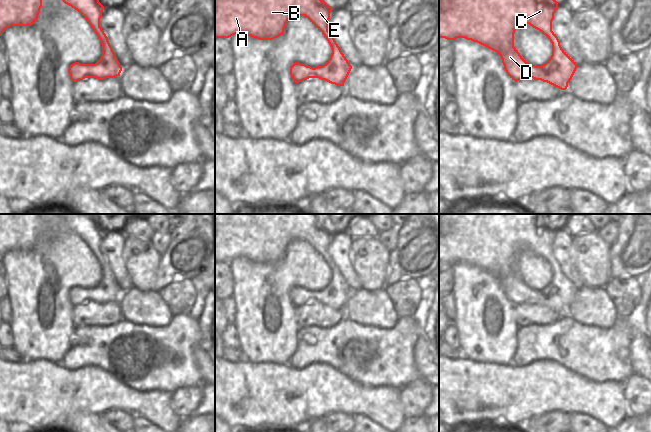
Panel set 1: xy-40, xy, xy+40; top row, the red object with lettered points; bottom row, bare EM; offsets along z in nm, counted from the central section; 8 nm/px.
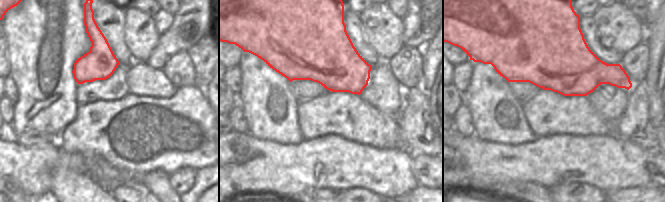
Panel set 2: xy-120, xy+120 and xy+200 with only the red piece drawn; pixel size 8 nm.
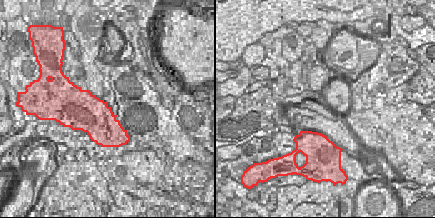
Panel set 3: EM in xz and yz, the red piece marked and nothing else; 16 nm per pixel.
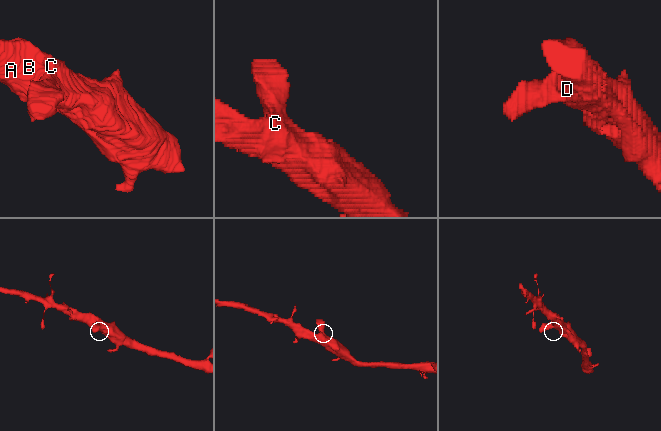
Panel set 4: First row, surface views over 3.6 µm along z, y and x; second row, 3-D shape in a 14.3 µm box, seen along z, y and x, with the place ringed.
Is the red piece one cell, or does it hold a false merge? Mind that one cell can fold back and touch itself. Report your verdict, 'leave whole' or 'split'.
leave whole

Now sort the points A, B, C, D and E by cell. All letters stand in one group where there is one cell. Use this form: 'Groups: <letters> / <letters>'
Groups: A B C D E

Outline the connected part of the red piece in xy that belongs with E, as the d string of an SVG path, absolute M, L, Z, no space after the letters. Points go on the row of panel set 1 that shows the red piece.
M215 0L215 38L245 34L259 40L273 40L284 33L286 23L293 16L305 16L324 35L332 53L323 66L315 68L295 62L290 67L292 79L297 84L309 78L319 78L337 86L344 86L352 66L328 31L331 11L332 7L324 0Z

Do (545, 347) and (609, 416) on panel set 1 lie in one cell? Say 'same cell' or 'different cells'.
different cells

